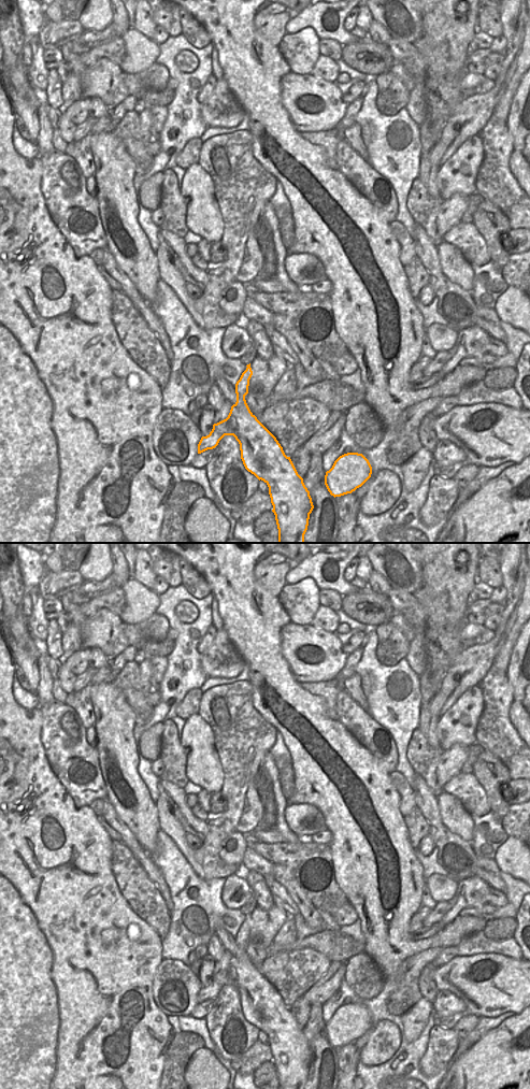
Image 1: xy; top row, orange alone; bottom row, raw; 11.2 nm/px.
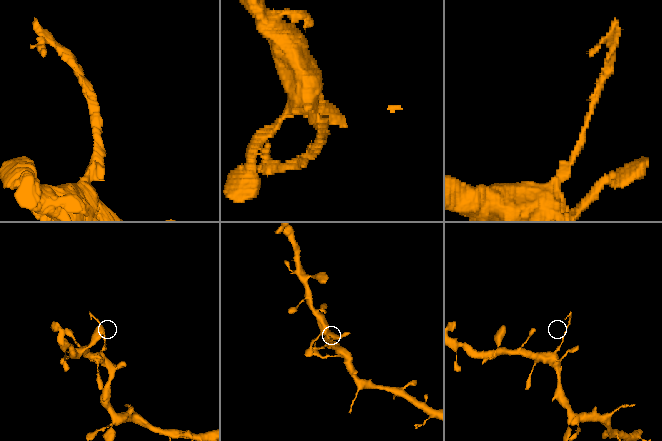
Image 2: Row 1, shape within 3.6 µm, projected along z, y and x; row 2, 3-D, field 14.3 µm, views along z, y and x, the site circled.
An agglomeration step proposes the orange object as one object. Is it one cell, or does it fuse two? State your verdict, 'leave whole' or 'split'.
split

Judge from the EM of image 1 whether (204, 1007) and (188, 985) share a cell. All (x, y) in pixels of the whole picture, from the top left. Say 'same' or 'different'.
different

